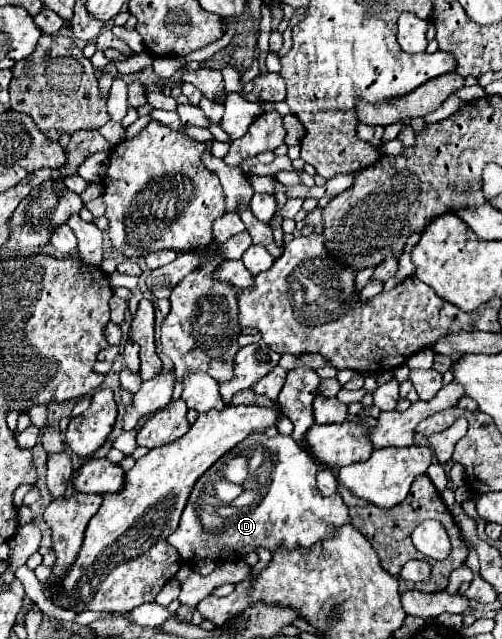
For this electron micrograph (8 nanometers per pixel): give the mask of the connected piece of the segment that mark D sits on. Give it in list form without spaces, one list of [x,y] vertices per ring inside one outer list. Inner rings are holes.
[[[253,432],[249,440],[239,442],[199,478],[181,514],[179,528],[167,538],[167,542],[173,544],[181,558],[189,564],[199,560],[239,560],[257,546],[271,552],[277,546],[285,546],[289,550],[311,548],[317,540],[327,538],[331,528],[351,522],[347,512],[349,508],[343,504],[339,494],[329,498],[321,496],[315,482],[317,472],[319,464],[307,456],[307,452],[303,452],[303,448],[299,448],[291,436],[277,434],[269,438]],[[239,456],[249,460],[249,476],[241,484],[243,492],[233,502],[225,504],[215,494],[215,482],[225,476],[227,462]]]

